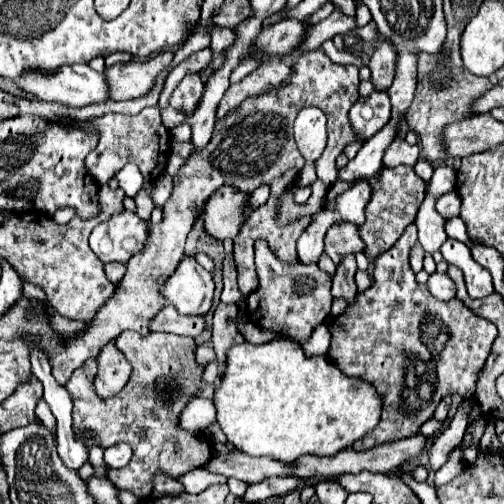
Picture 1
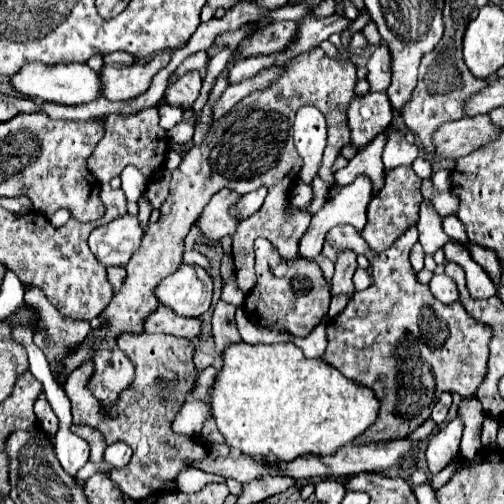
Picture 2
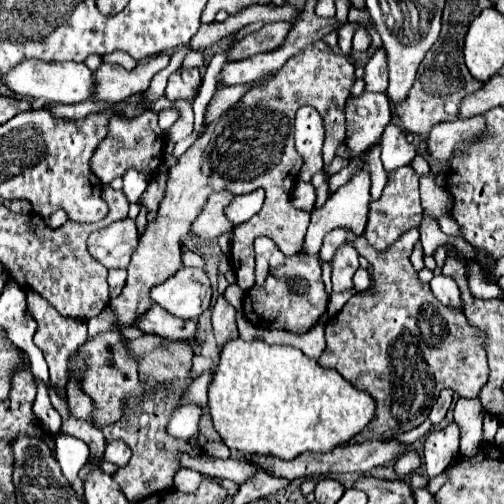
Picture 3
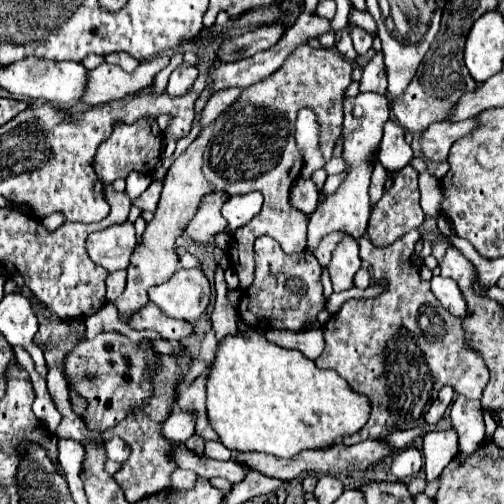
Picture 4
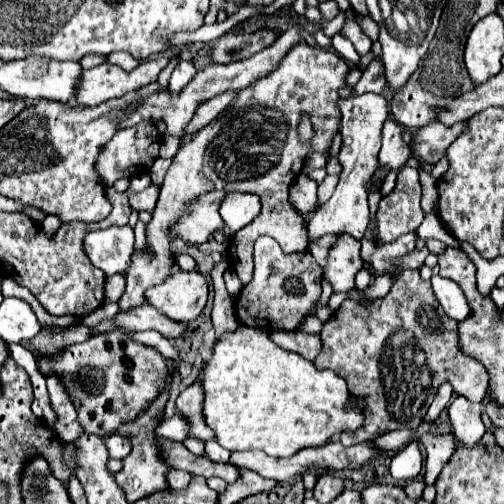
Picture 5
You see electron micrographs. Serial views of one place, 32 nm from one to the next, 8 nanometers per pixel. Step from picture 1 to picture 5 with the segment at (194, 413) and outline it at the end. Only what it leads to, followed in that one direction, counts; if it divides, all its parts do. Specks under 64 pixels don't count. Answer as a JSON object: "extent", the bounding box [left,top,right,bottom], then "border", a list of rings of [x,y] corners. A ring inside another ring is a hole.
{"extent":[160,412,190,442],"border":[[[176,412],[172,418],[166,418],[160,424],[160,436],[162,438],[168,438],[174,442],[184,442],[188,434],[190,434],[190,424],[188,424],[188,420],[182,418],[180,412]]]}

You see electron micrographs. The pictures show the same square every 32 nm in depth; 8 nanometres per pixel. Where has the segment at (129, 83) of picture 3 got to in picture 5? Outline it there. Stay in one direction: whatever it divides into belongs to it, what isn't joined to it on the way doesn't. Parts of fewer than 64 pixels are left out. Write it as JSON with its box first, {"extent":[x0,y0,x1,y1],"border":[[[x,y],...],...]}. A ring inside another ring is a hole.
{"extent":[76,56,170,106],"border":[[[156,56],[140,62],[132,72],[124,72],[120,66],[108,62],[92,70],[84,70],[84,84],[80,86],[80,96],[76,96],[76,100],[78,104],[96,106],[112,98],[120,98],[126,92],[134,92],[150,82],[156,82],[158,72],[166,68],[168,62],[170,60],[166,56]]]}

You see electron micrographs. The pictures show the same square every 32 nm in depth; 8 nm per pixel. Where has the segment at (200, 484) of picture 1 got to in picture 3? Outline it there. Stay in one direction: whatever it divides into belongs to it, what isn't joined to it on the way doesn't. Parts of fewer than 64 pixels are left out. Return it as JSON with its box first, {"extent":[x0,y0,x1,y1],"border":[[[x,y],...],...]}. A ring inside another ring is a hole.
{"extent":[174,468,218,492],"border":[[[182,468],[180,472],[176,472],[174,476],[174,488],[180,490],[180,492],[196,492],[196,488],[204,482],[204,480],[218,480],[218,478],[212,478],[212,476],[204,476],[196,470],[190,470],[190,468]]]}

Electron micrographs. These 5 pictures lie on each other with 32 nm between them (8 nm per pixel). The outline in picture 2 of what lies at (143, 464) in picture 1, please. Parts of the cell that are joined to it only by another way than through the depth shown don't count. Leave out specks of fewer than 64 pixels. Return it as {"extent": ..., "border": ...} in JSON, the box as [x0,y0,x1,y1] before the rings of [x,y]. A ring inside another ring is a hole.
{"extent":[64,332,208,502],"border":[[[124,332],[118,336],[118,348],[132,360],[136,372],[134,382],[118,396],[116,402],[110,404],[110,408],[104,408],[104,404],[100,404],[88,388],[88,380],[94,372],[92,360],[84,362],[68,376],[64,390],[68,390],[68,398],[72,400],[74,424],[86,424],[100,430],[106,444],[122,440],[134,450],[130,464],[122,470],[112,470],[110,480],[138,502],[154,494],[160,484],[174,480],[182,470],[190,468],[192,462],[200,462],[208,456],[206,446],[200,444],[198,438],[176,434],[172,430],[174,416],[184,406],[186,394],[190,394],[196,386],[198,370],[192,362],[194,344],[188,338]]]}

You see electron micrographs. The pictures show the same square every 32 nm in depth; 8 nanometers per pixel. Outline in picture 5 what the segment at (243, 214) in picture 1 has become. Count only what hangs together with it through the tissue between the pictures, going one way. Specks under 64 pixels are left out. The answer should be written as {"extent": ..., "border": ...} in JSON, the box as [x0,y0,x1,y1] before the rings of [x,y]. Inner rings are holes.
{"extent":[174,192,224,244],"border":[[[208,192],[200,196],[200,200],[192,206],[190,216],[184,216],[174,226],[174,234],[178,238],[184,238],[186,242],[200,244],[208,242],[216,230],[224,228],[224,220],[220,218],[220,192]]]}

